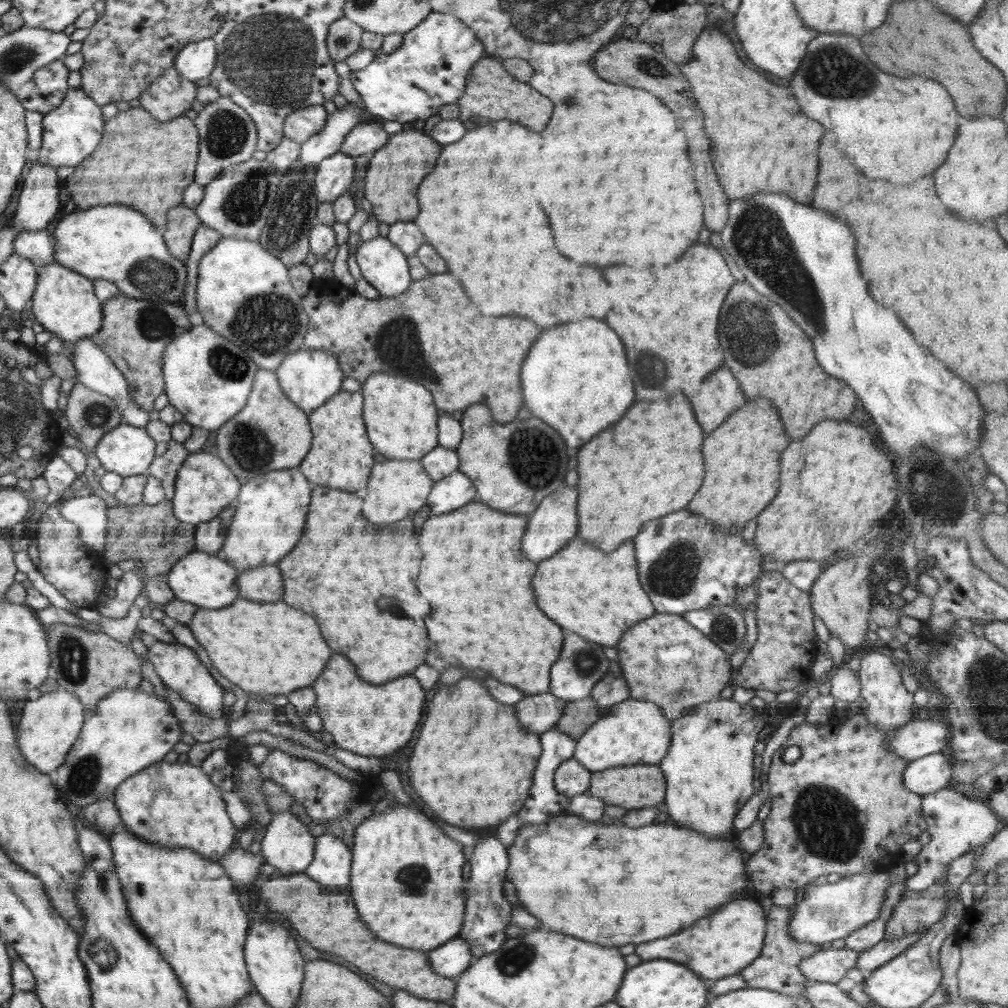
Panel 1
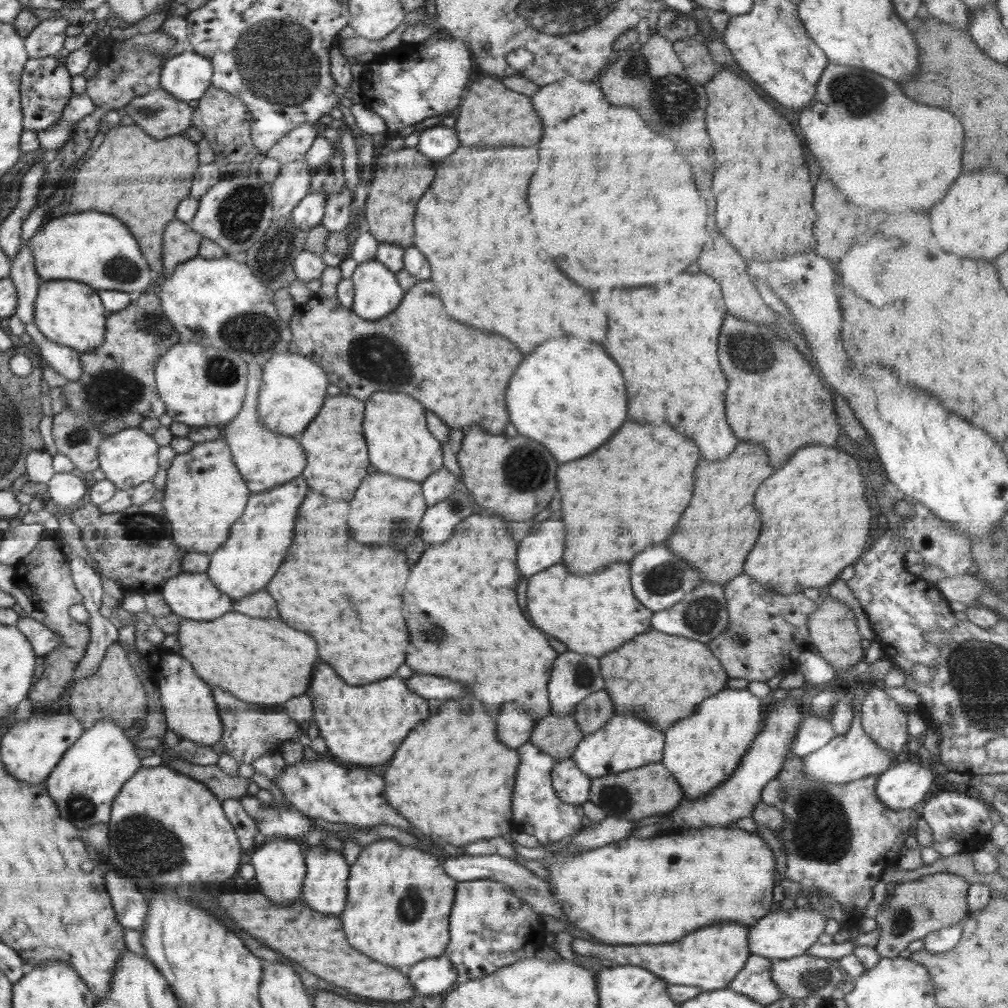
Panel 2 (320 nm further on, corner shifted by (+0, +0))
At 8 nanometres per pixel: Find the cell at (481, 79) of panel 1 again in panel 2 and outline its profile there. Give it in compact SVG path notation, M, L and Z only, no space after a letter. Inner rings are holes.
M482 74L473 78L466 98L457 110L456 130L460 146L532 146L542 138L542 124L530 97L512 92L499 78Z

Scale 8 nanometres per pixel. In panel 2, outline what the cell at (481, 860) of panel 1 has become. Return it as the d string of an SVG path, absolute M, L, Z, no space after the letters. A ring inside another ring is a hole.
M494 879L458 882L449 914L449 943L445 955L456 969L456 985L482 978L524 957L522 948L533 938L532 922L539 914L506 883Z

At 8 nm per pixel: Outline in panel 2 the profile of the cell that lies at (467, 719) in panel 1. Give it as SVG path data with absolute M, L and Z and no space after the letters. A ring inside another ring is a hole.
M464 698L458 702L448 700L440 706L438 714L416 726L396 750L384 774L385 797L394 810L400 812L434 844L454 844L462 847L478 840L504 837L514 827L512 788L518 762L520 757L516 750L496 742L496 720L482 712L482 702L478 698Z

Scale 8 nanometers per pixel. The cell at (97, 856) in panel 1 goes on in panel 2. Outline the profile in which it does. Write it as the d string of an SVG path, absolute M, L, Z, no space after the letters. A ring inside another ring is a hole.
M108 872L106 886L110 898L113 898L113 908L118 910L121 925L142 933L148 912L148 898L142 894L138 884L132 878Z

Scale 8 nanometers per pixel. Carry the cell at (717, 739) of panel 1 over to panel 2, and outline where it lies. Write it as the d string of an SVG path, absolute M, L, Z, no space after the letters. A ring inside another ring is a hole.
M726 686L720 692L698 704L698 710L666 732L666 748L661 762L682 786L688 798L705 797L721 782L731 777L739 767L746 749L758 734L762 724L762 700L748 689Z

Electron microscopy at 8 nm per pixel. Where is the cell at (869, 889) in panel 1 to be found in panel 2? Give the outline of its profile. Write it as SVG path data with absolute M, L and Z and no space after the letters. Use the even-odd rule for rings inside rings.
M804 902L787 912L782 910L774 913L770 912L749 927L749 951L751 954L762 955L772 960L789 959L804 955L810 946L818 942L820 934L824 934L826 919L826 916Z

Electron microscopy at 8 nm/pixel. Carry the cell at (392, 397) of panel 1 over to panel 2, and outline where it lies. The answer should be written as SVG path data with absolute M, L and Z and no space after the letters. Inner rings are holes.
M376 392L365 402L363 435L367 444L370 464L378 472L424 482L442 465L442 445L426 424L424 408L408 394Z

